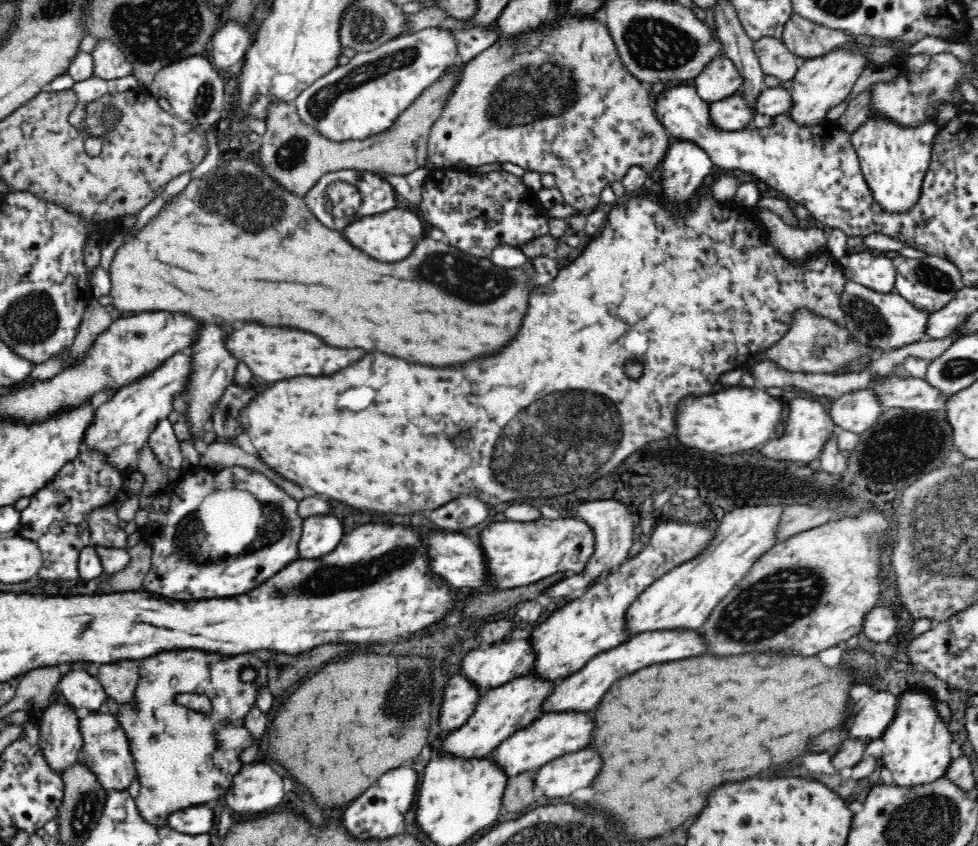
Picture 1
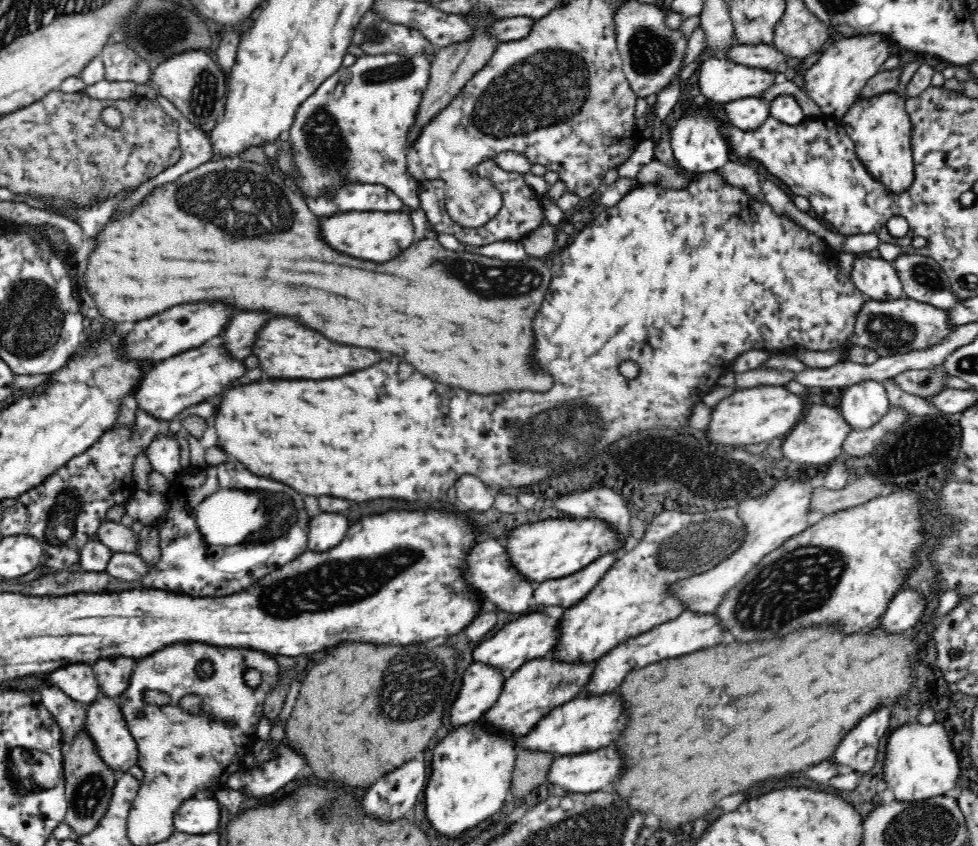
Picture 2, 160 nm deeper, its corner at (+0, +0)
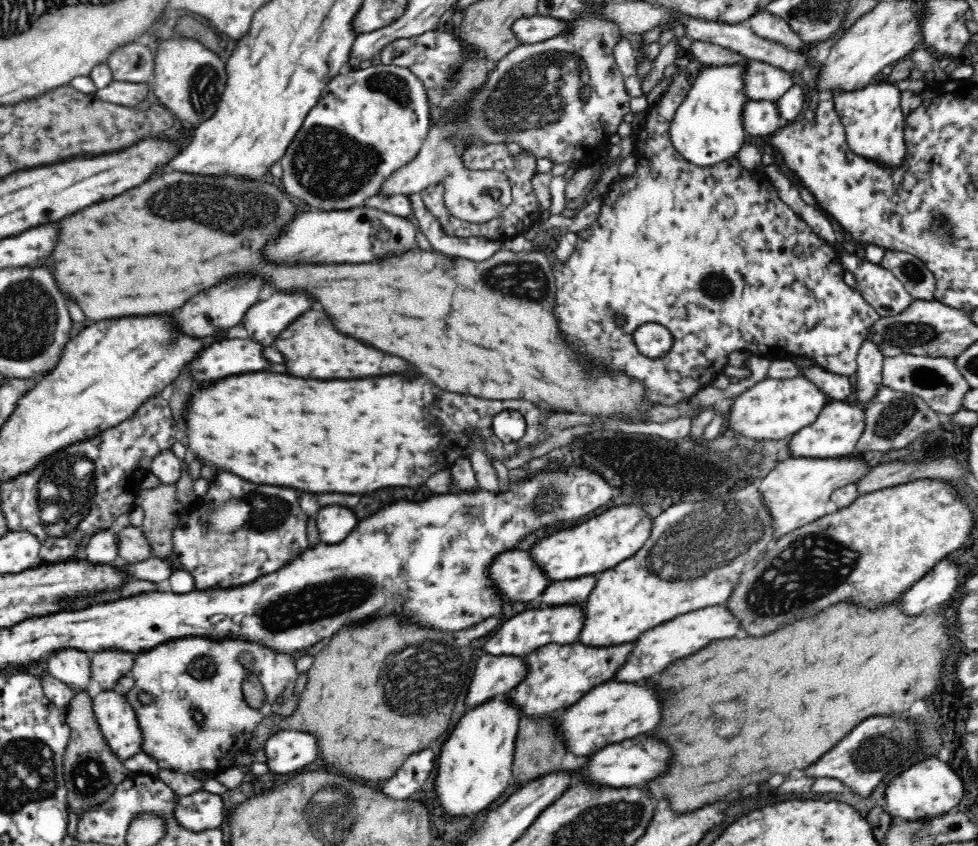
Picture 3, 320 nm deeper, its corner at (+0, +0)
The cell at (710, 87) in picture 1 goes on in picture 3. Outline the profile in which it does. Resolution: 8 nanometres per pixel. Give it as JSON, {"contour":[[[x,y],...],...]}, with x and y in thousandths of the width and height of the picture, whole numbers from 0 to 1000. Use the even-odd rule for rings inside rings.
{"contour":[[[766,71],[763,106],[767,119],[793,122],[814,98],[811,89],[783,73]]]}

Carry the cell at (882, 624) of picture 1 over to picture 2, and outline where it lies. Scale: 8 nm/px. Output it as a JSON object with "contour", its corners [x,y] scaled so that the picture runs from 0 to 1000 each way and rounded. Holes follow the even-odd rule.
{"contour":[[[934,693],[920,697],[914,709],[908,714],[906,728],[902,728],[902,740],[908,747],[933,745],[947,721],[946,704],[941,703]]]}

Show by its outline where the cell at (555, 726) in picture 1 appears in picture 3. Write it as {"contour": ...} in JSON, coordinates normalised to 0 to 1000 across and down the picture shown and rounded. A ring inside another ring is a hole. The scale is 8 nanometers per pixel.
{"contour":[[[621,805],[600,818],[590,831],[571,844],[572,863],[580,887],[589,894],[600,894],[628,877],[648,872],[650,868],[669,863],[677,849],[677,835],[667,811],[650,811],[651,806]]]}

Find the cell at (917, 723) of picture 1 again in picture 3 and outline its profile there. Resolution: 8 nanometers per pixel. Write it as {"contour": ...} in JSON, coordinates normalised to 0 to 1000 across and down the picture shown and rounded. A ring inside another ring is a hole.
{"contour":[[[949,896],[927,908],[914,920],[906,931],[906,961],[912,969],[950,970],[969,962],[984,946],[984,922],[963,898]]]}

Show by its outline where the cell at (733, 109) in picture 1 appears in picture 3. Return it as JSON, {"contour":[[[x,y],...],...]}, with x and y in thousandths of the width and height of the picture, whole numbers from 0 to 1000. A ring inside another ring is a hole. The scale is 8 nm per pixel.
{"contour":[[[765,119],[759,134],[759,142],[765,158],[782,162],[792,157],[804,145],[798,137],[794,122],[787,119]]]}

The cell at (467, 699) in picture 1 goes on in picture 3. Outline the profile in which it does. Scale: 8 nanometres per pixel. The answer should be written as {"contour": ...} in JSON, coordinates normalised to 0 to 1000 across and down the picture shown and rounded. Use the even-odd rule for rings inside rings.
{"contour":[[[492,774],[476,823],[479,837],[506,824],[517,823],[538,801],[540,793],[538,775]]]}

